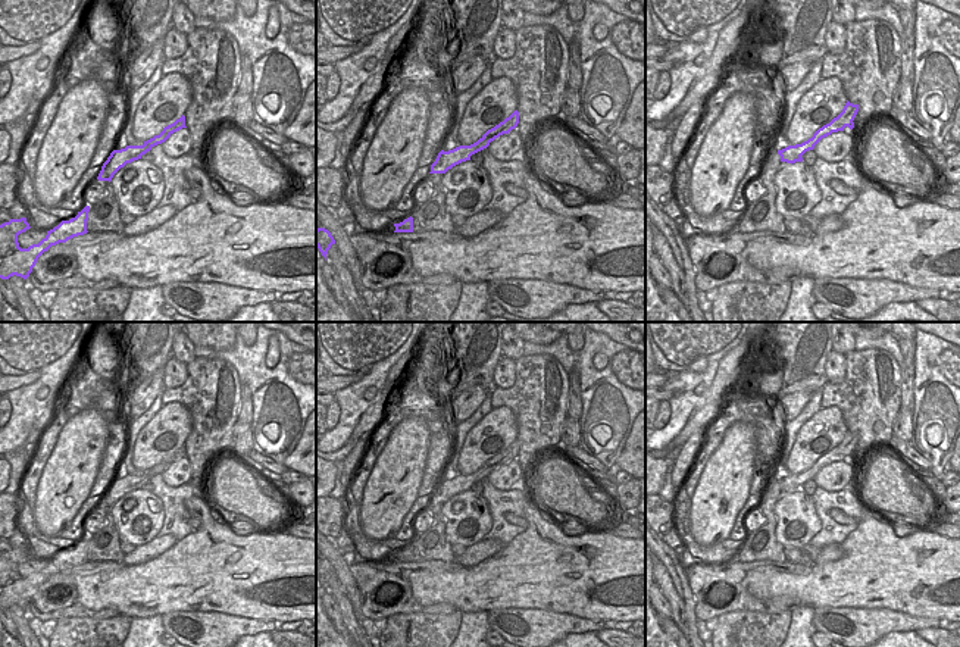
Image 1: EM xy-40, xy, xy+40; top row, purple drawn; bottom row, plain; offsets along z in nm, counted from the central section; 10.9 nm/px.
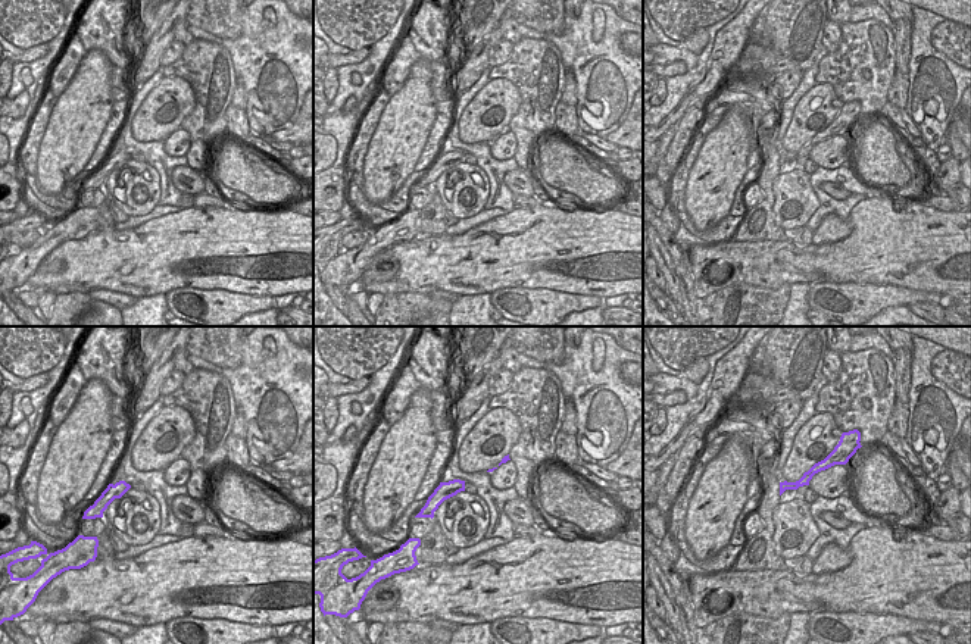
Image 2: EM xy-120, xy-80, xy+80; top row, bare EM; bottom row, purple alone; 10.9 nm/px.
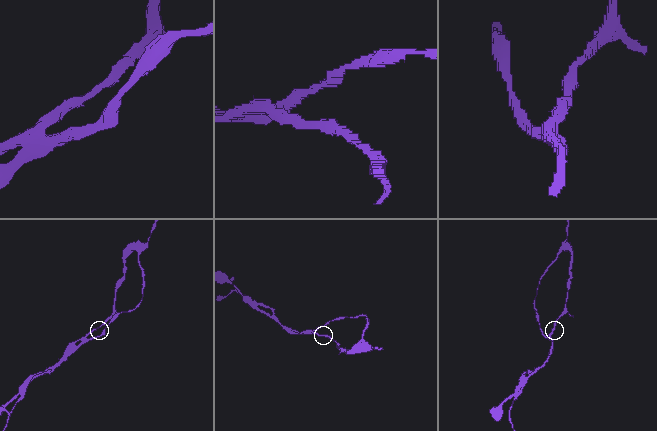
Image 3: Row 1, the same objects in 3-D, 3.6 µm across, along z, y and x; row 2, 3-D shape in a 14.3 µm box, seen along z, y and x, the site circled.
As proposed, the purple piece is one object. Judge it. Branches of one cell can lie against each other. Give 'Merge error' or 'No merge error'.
No merge error.

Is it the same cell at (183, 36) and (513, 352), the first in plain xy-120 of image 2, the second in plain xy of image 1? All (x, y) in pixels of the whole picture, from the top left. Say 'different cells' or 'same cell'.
same cell

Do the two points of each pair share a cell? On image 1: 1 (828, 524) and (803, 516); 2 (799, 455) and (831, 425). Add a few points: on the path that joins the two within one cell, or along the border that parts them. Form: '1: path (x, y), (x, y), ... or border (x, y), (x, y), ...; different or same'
1: border (812, 496), (821, 530), (807, 543); different
2: path (807, 446), (810, 440), (822, 433); same

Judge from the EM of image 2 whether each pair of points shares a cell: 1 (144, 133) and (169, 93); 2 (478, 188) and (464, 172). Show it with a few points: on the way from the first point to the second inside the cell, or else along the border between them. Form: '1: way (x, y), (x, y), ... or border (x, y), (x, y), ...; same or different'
1: way (152, 122), (168, 103); same
2: way (474, 184), (467, 177); same

